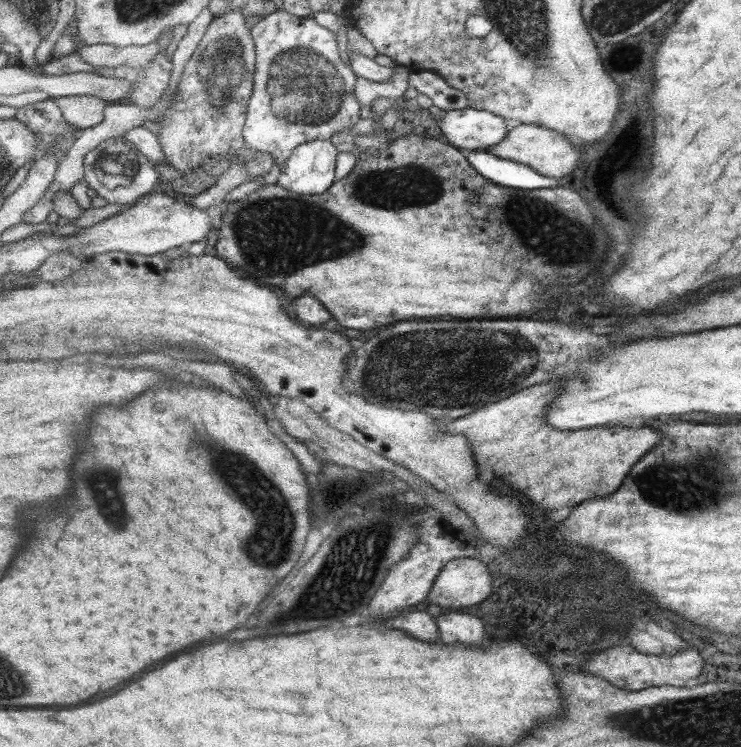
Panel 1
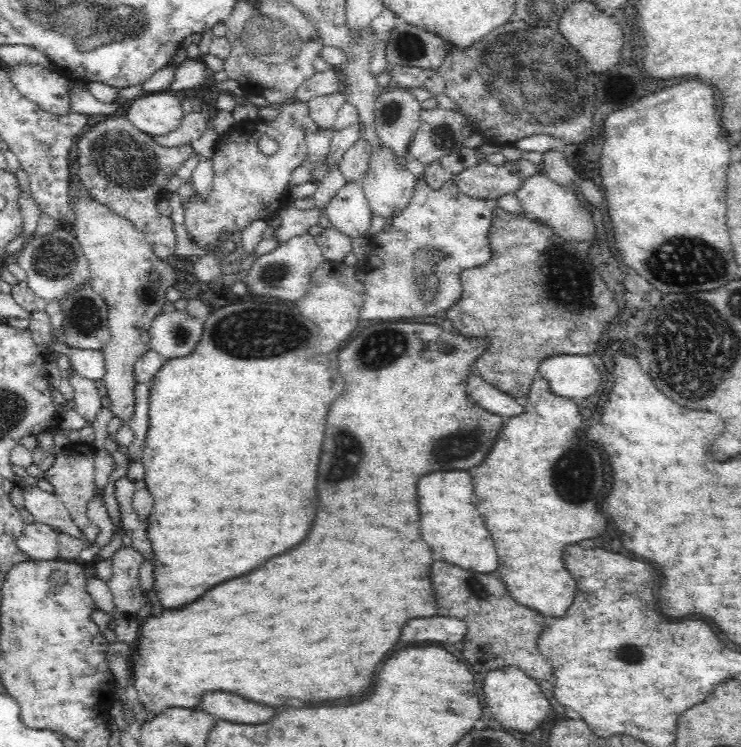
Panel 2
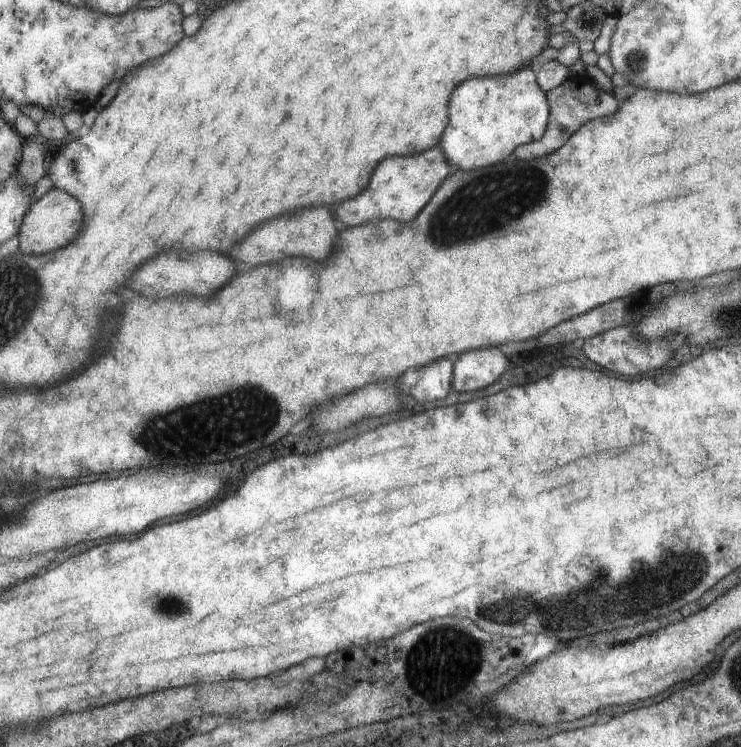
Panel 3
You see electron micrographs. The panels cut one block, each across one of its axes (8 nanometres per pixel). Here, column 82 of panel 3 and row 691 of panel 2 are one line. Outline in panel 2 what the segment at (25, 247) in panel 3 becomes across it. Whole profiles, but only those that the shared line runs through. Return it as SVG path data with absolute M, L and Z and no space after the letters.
M224 690L204 692L200 698L200 708L238 724L264 724L268 718L272 718L270 706L256 704L252 700L248 702L246 698Z

